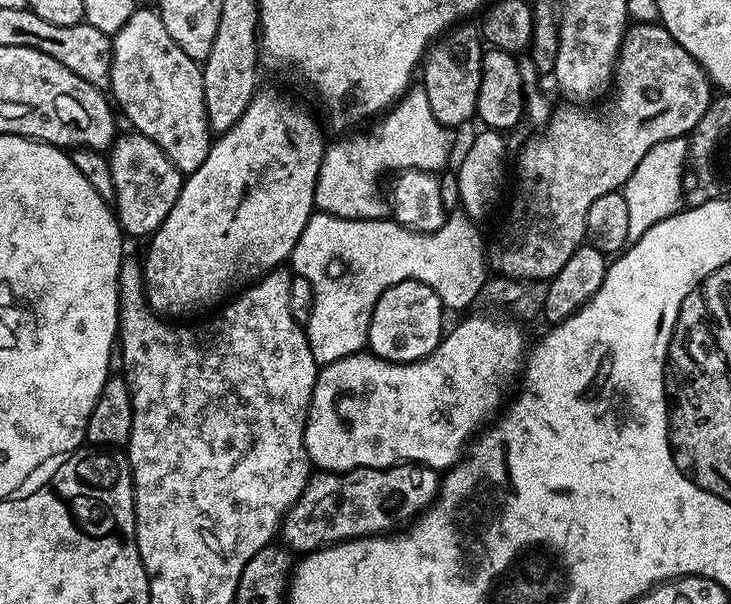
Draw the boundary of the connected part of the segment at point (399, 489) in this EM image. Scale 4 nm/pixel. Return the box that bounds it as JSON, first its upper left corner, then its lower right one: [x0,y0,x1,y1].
[279,464,441,554]

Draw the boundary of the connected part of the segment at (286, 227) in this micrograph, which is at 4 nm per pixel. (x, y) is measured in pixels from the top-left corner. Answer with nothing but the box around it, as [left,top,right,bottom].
[142,91,326,318]

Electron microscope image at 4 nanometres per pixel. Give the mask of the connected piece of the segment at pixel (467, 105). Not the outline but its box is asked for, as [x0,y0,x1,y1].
[422,22,486,130]

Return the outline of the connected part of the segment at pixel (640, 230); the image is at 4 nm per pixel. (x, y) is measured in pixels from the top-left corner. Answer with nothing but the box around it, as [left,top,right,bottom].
[622,136,688,241]

